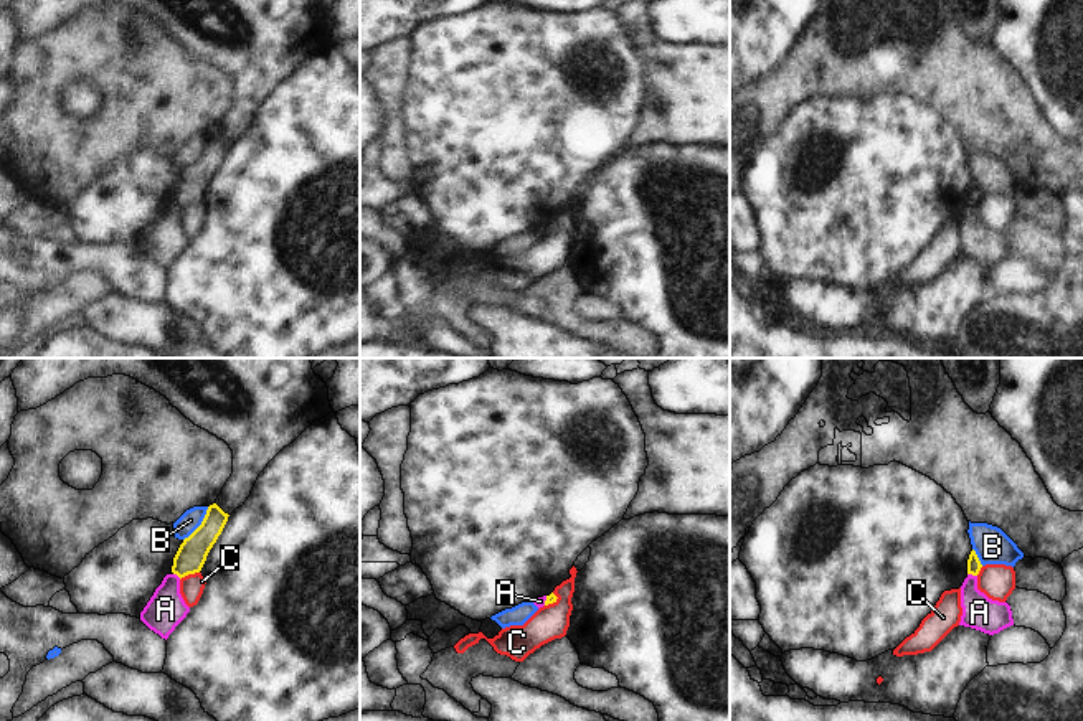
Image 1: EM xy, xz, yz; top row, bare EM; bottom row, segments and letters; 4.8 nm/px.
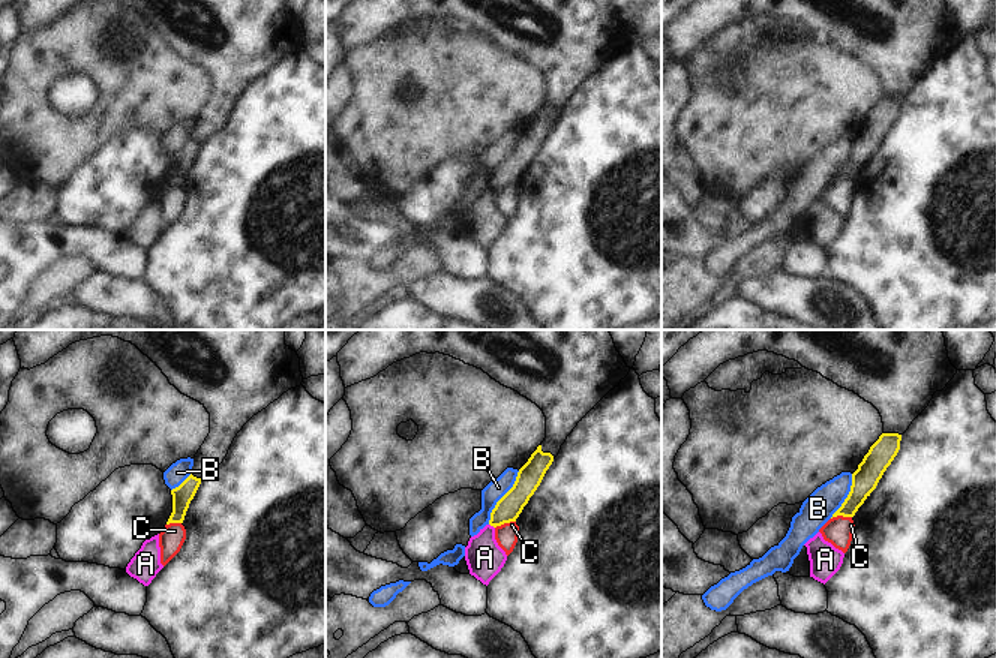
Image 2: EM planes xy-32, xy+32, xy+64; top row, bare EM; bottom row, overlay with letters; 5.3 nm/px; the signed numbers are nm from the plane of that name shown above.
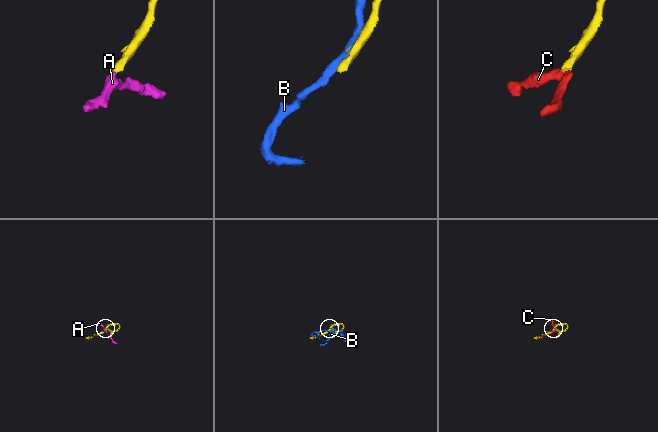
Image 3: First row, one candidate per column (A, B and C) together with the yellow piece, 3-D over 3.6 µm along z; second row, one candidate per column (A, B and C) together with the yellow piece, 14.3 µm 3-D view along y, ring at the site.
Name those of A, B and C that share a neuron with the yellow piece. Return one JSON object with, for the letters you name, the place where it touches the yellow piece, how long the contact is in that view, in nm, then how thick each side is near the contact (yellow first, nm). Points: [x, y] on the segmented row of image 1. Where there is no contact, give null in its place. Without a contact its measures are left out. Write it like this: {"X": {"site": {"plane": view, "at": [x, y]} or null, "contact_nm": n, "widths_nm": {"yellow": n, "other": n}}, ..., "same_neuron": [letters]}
{"same_neuron": []}

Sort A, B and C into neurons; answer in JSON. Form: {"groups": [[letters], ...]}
{"groups": [["A"], ["B"], ["C"]]}

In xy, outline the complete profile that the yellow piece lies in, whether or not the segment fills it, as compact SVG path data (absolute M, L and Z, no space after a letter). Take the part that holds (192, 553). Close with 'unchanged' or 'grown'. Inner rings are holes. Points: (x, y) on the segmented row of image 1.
M216 503L208 507L201 525L180 544L173 558L173 574L182 579L188 574L201 571L210 549L228 521L228 516L229 515L225 513Z; unchanged

